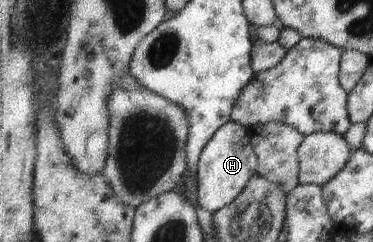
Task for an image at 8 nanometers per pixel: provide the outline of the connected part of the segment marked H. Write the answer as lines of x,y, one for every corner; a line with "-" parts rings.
236,121
226,123
205,146
198,165
199,205
211,213
219,211
237,199
249,180
257,174
258,159
252,149
249,128

